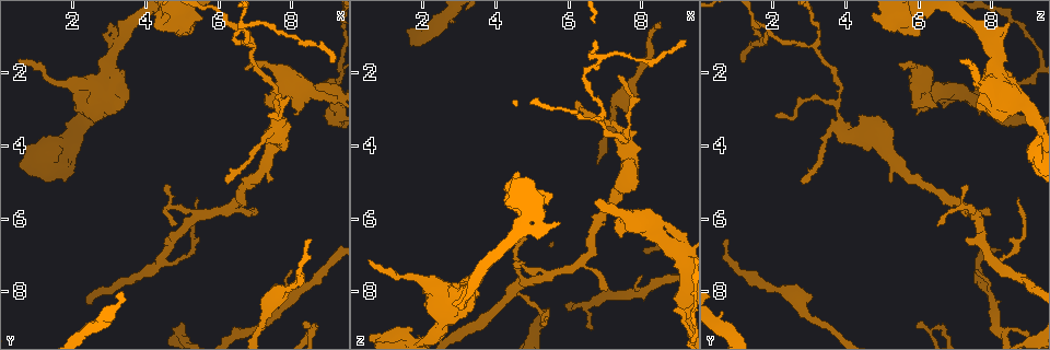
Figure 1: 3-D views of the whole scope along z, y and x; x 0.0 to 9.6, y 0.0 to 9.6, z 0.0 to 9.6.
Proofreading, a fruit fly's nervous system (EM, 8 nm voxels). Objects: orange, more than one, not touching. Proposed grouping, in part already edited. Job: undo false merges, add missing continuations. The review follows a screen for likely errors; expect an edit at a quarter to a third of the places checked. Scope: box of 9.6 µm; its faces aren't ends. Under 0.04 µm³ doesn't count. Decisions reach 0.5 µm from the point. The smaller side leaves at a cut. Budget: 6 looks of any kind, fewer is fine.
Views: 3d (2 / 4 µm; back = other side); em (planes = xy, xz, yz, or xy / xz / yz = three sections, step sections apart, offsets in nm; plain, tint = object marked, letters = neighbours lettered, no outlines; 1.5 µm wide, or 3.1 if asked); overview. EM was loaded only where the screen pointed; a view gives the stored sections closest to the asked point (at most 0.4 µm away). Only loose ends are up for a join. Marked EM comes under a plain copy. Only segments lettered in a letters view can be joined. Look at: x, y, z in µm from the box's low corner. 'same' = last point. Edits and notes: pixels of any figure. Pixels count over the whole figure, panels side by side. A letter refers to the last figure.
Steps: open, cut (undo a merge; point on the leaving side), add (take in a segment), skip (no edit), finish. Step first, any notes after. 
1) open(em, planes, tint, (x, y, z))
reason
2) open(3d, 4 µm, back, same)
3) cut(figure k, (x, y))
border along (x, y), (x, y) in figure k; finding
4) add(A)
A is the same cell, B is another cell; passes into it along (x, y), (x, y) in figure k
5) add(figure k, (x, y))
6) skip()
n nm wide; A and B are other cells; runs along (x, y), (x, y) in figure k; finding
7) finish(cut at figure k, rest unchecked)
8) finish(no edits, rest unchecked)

open(em, xy, step 8, tint, (9.15, 1.75, 1.15))
branch stops here

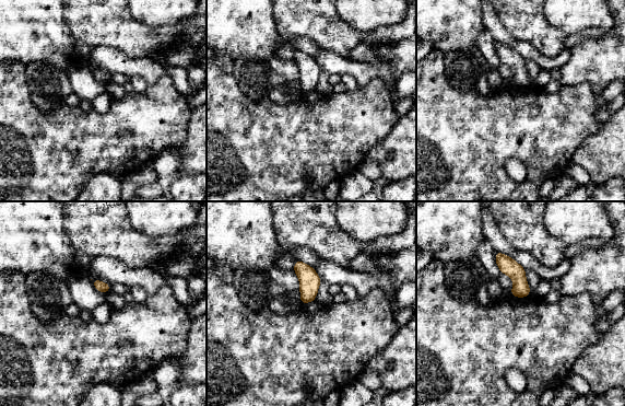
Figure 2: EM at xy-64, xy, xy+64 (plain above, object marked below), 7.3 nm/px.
open(em, planes, tint, same)

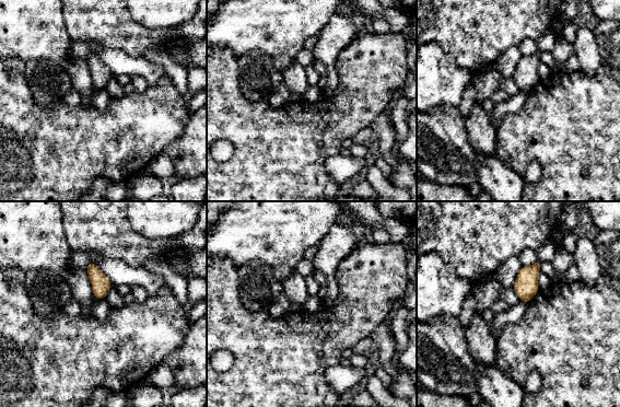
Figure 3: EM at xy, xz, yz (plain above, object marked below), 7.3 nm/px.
open(em, planes, letters, same)
see the neighbours

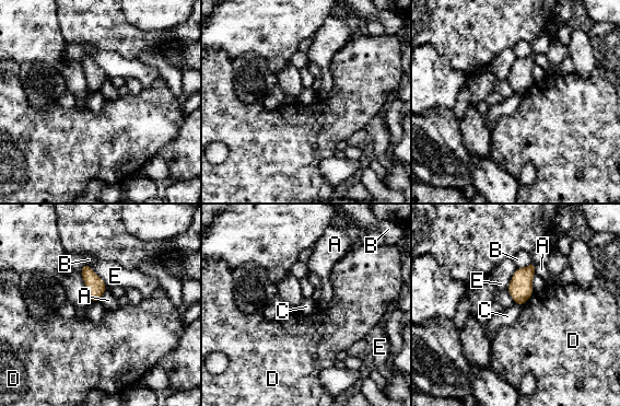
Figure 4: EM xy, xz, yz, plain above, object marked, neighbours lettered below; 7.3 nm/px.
skip()
E touches over 220 nm; A, B, C, D and E are other cells; border along (514, 301), (521, 306) in figure 4; no lettered segment goes on from it

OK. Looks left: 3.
open(em, xy, step 4, tint, (7.50, 3.50, 3.85))
sudden change in width

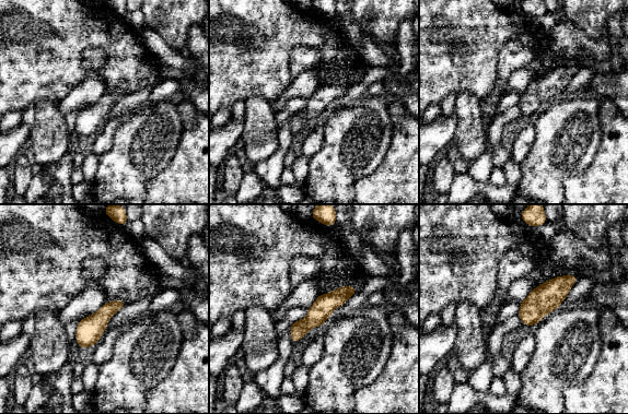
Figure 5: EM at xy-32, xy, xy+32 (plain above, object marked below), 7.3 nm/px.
open(em, planes, tint, same)
cut it another way

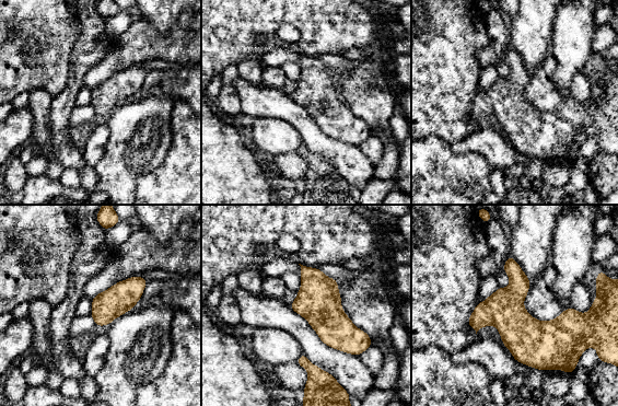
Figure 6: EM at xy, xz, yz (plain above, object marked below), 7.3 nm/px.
open(em, planes, letters, same)
what lies round it

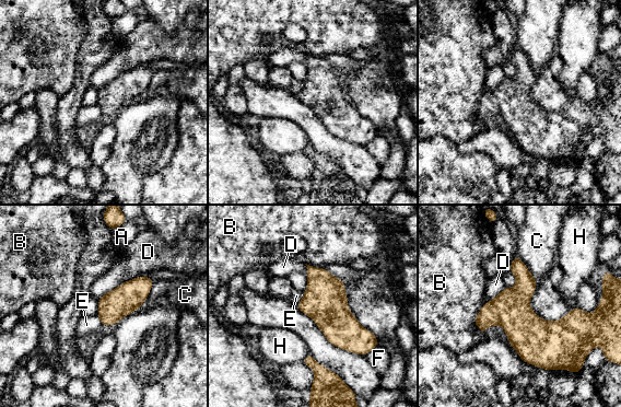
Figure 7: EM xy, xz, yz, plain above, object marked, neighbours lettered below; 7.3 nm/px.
skip()
280 nm wide; A, B, C, D, E, F and H are other cells; one neuron here

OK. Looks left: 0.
finish(no edits, rest unchecked)

